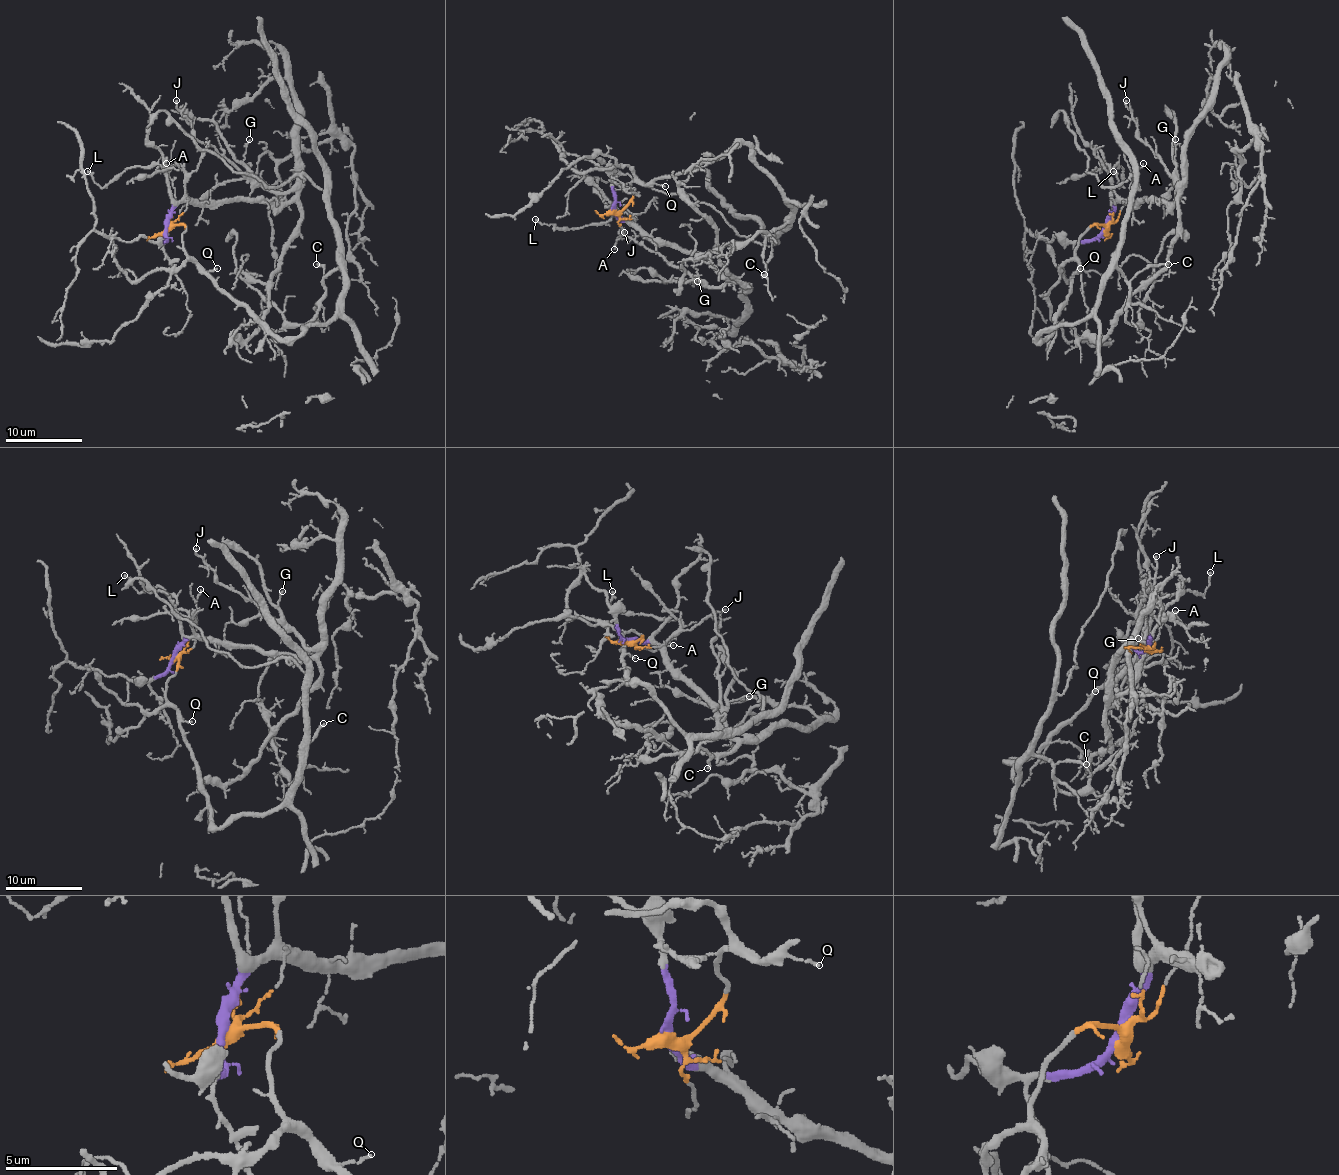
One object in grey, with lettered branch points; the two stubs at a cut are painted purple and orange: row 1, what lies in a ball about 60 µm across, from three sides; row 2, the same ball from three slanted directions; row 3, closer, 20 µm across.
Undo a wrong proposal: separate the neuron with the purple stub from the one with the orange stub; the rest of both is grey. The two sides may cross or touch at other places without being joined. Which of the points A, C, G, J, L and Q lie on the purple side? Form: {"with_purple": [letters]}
{"with_purple": ["G", "J", "L"]}

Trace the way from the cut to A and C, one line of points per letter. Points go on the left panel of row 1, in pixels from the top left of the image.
A: (165, 228), (171, 223), (175, 199), (173, 182), (165, 163)
C: (165, 228), (185, 226), (185, 253), (279, 338), (336, 313), (342, 271), (323, 280), (315, 265)

